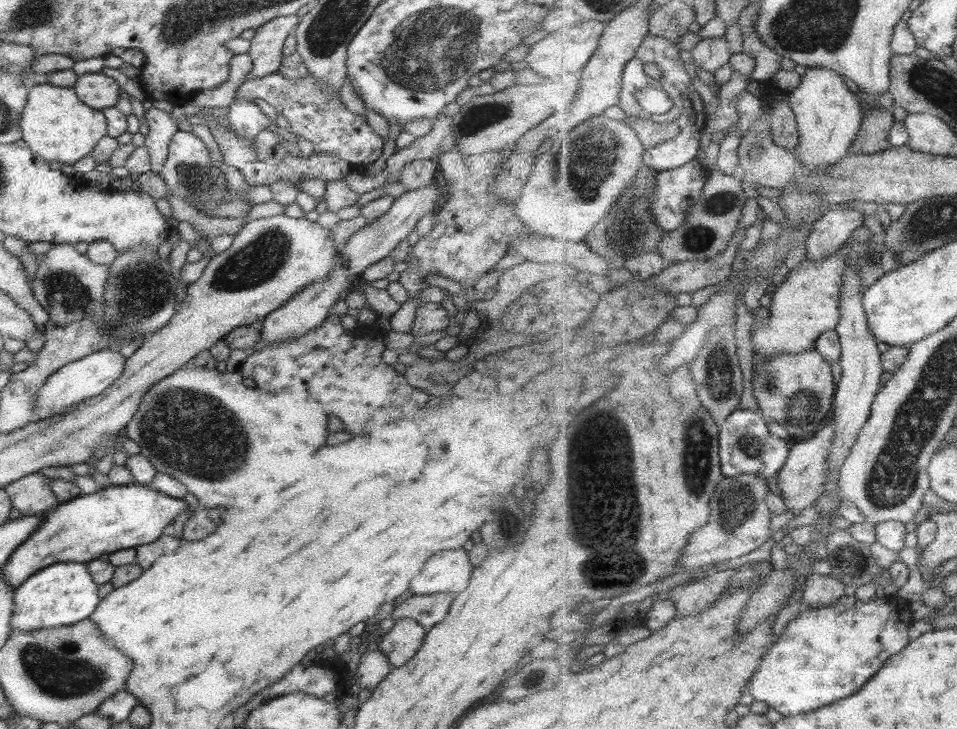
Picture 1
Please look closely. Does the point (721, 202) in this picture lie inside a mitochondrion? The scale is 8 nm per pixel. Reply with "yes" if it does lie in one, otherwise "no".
yes

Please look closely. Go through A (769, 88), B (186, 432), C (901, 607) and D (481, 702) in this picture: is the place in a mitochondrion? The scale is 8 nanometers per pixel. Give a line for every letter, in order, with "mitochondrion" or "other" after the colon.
A: other
B: mitochondrion
C: other
D: other

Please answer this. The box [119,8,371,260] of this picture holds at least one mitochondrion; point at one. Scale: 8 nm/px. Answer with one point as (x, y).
(322, 106)

